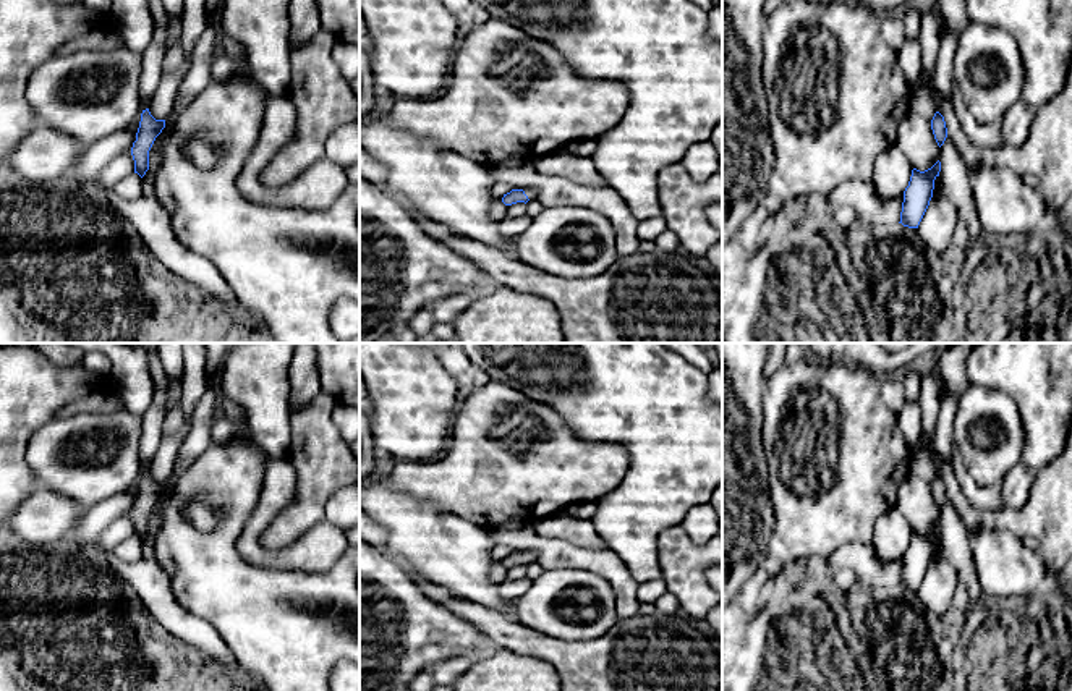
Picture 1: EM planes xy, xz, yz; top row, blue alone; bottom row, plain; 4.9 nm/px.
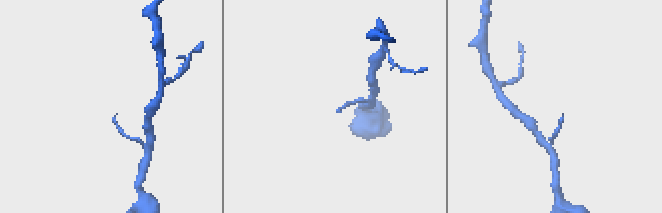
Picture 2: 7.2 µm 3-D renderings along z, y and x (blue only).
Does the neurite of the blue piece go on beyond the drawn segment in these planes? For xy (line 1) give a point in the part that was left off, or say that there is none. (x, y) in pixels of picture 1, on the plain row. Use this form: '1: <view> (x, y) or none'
1: none

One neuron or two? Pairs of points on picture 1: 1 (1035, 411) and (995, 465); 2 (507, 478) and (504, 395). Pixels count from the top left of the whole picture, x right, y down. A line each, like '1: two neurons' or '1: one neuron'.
1: two neurons
2: one neuron

